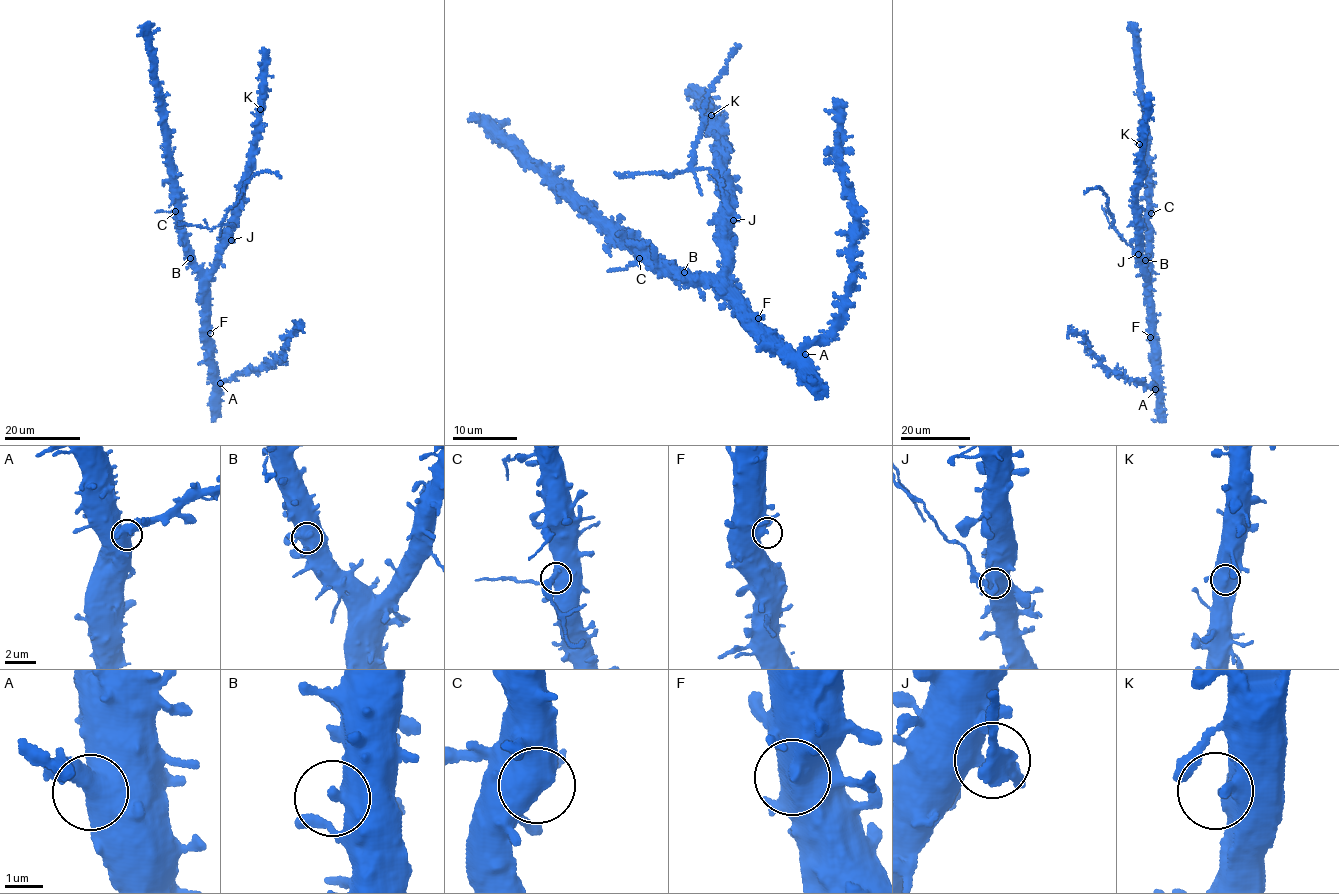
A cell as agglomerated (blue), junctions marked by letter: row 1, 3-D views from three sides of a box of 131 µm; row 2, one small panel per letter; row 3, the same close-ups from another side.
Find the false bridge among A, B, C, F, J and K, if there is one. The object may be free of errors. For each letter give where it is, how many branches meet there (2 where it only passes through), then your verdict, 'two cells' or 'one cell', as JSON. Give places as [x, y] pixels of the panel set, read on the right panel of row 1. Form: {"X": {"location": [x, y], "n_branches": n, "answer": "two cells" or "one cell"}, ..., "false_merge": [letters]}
{"A": {"location": [1155, 389], "n_branches": 2, "answer": "one cell"}, "B": {"location": [1145, 260], "n_branches": 2, "answer": "one cell"}, "C": {"location": [1151, 213], "n_branches": 3, "answer": "one cell"}, "F": {"location": [1150, 337], "n_branches": 2, "answer": "one cell"}, "J": {"location": [1138, 254], "n_branches": 2, "answer": "two cells"}, "K": {"location": [1139, 144], "n_branches": 2, "answer": "one cell"}, "false_merge": ["J"]}

